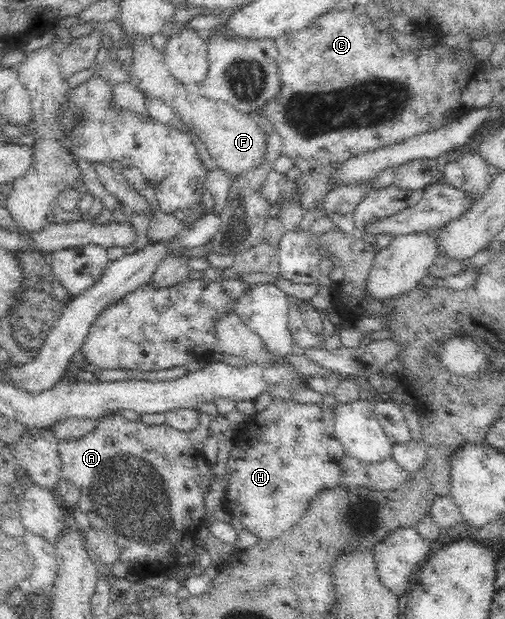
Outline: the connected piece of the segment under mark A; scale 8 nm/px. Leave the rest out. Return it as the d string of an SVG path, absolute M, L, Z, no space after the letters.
M116 412L99 418L96 429L93 429L89 434L82 435L82 438L79 440L57 439L57 444L58 455L60 455L61 460L61 478L74 483L81 490L81 497L76 508L88 516L91 520L92 528L104 531L106 535L118 544L121 552L119 556L120 562L124 562L124 564L129 567L132 566L132 568L140 568L146 576L161 576L170 571L178 563L178 556L186 554L188 550L191 550L195 546L197 535L202 529L205 529L207 524L203 516L204 495L210 486L210 478L212 478L213 474L210 472L211 463L203 453L196 451L191 446L186 432L178 431L167 423L162 424L162 426L148 426L148 424L144 424L142 421L127 420L119 412Z

